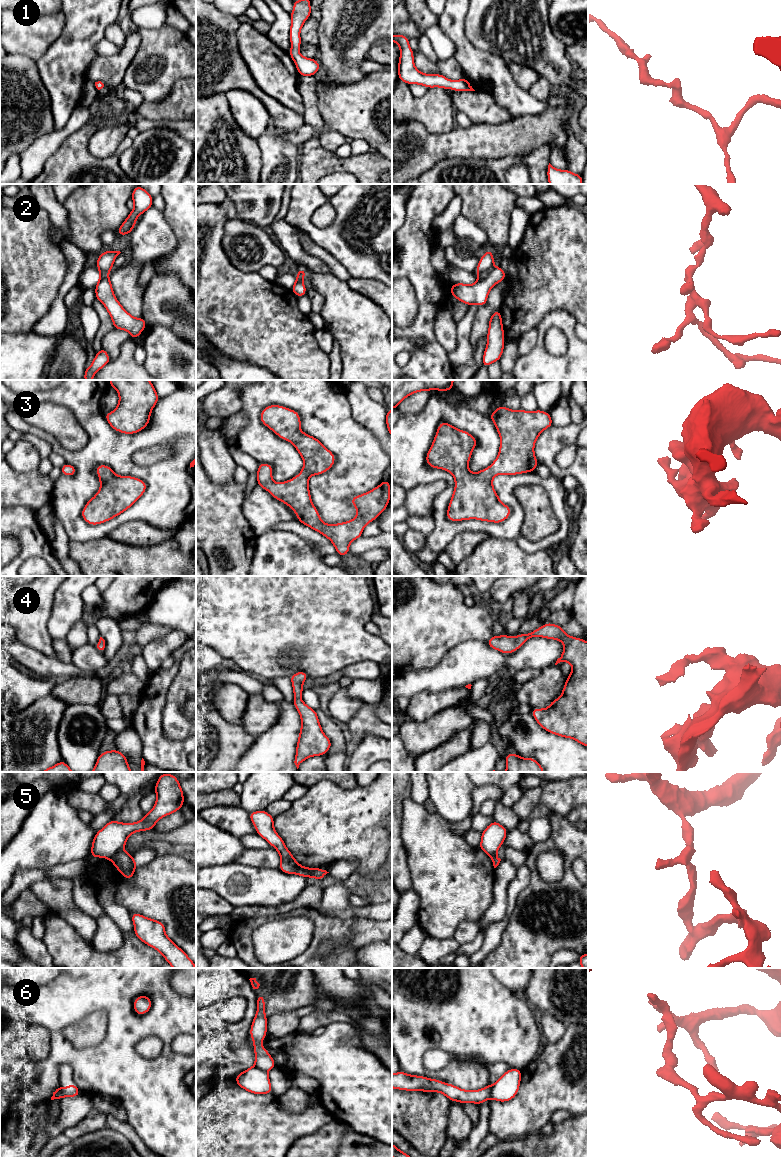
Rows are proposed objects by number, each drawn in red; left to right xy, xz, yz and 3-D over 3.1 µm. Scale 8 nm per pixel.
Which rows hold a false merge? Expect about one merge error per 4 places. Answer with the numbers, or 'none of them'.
5, 6

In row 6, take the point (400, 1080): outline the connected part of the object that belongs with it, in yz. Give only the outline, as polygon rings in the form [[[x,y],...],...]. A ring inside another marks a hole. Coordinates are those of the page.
[[[401,1070],[392,1074],[392,1088],[406,1091],[440,1092],[452,1102],[458,1101],[463,1105],[466,1103],[481,1105],[491,1098],[492,1090],[490,1083],[480,1090],[463,1090],[453,1084],[447,1084],[424,1076],[409,1075]]]

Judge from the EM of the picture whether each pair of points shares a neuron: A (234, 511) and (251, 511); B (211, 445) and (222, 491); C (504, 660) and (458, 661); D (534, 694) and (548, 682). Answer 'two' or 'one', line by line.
A: two
B: two
C: one
D: one

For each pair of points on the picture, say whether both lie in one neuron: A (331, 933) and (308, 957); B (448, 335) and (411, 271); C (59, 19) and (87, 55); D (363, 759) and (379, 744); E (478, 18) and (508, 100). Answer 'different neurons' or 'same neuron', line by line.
A: same neuron
B: different neurons
C: different neurons
D: same neuron
E: different neurons

